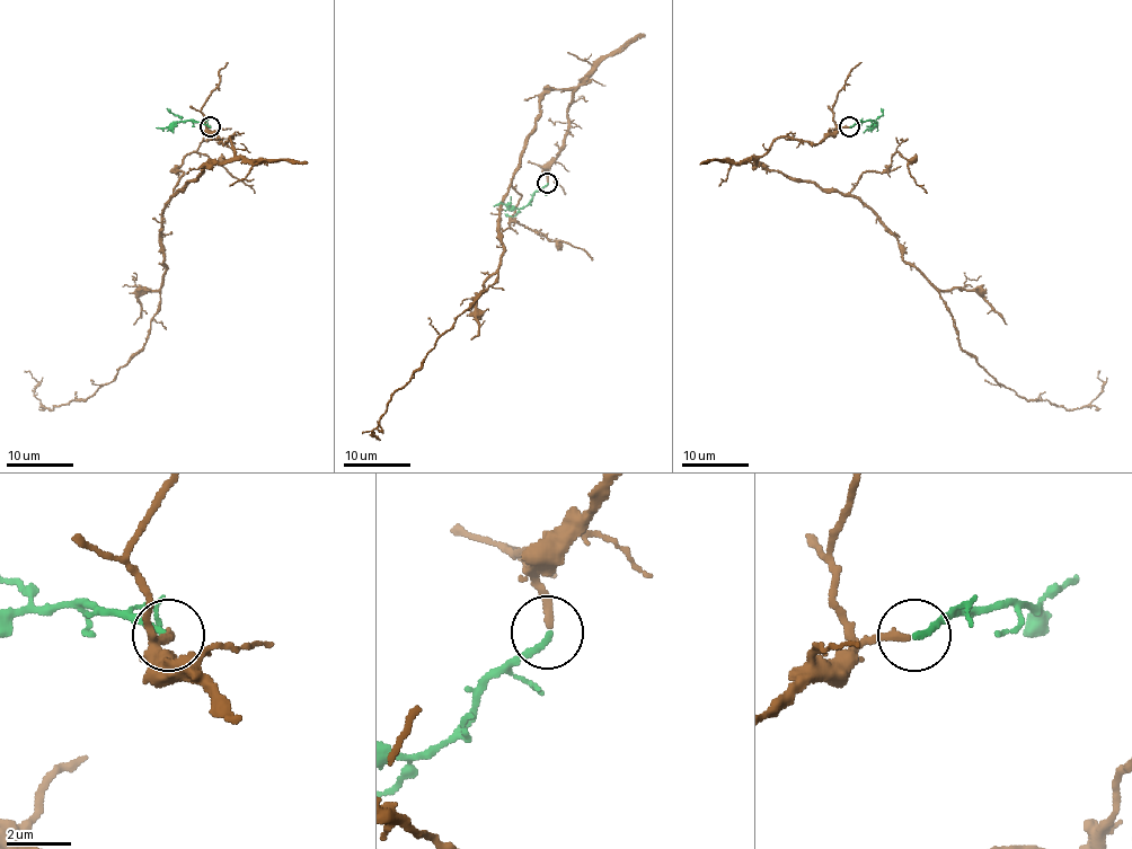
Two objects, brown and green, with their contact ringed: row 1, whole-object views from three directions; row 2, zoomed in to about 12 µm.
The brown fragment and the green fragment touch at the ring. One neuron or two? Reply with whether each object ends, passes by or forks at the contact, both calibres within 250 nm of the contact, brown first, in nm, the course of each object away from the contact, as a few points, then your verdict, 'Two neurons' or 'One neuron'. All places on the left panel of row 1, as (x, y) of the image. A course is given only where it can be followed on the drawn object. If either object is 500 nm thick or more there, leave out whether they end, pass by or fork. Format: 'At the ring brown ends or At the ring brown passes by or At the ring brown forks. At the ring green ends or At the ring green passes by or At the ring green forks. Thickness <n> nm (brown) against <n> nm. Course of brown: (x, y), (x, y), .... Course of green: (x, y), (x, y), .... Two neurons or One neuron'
At the ring brown ends. At the ring green ends. Thickness 240 nm (brown) against 200 nm. Course of brown: (209, 126), (235, 156), (167, 203), (147, 343), (87, 399), (52, 409), (25, 372). Course of green: (209, 126), (197, 121), (173, 121), (164, 127), (156, 127). One neuron

